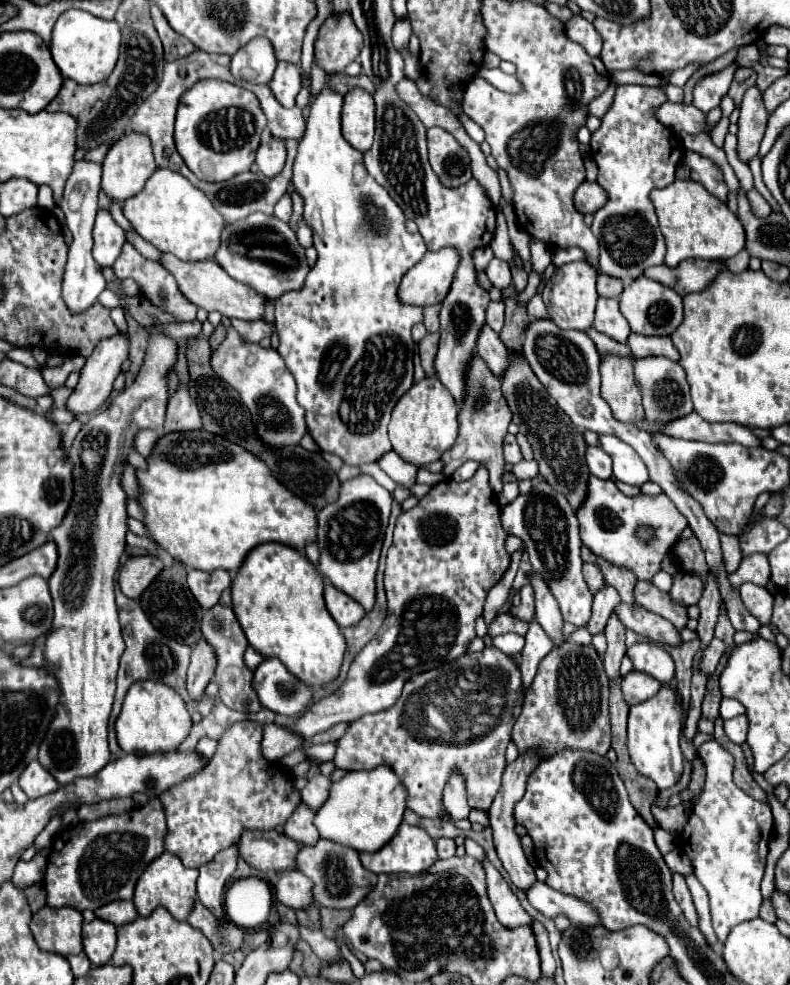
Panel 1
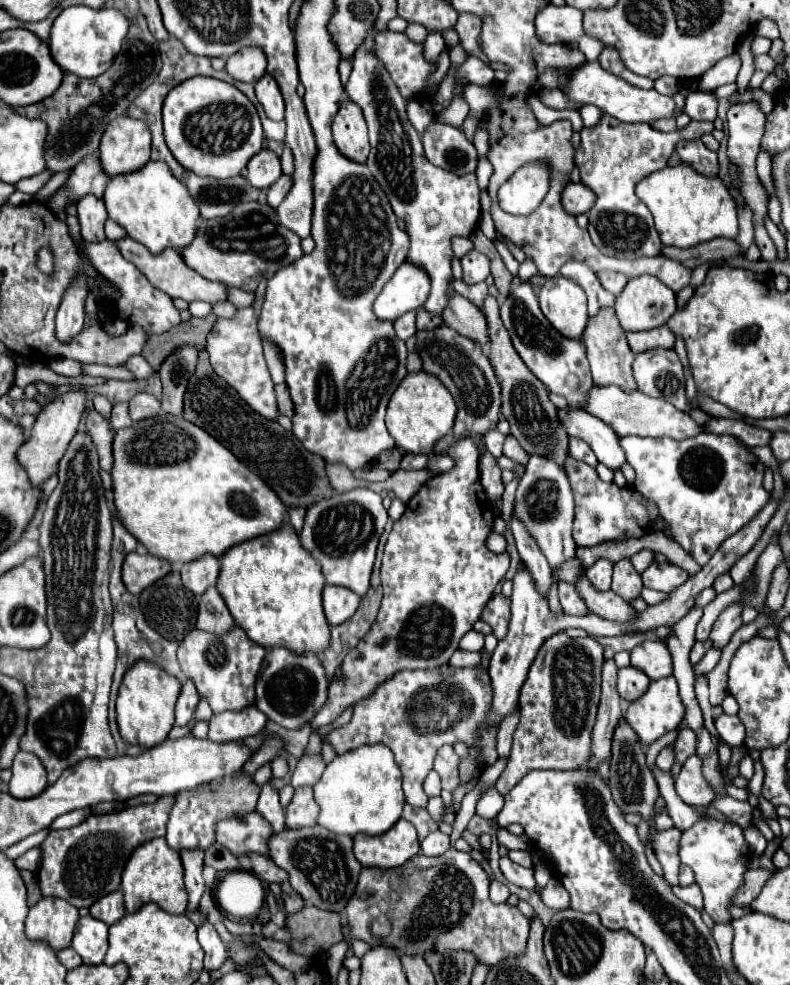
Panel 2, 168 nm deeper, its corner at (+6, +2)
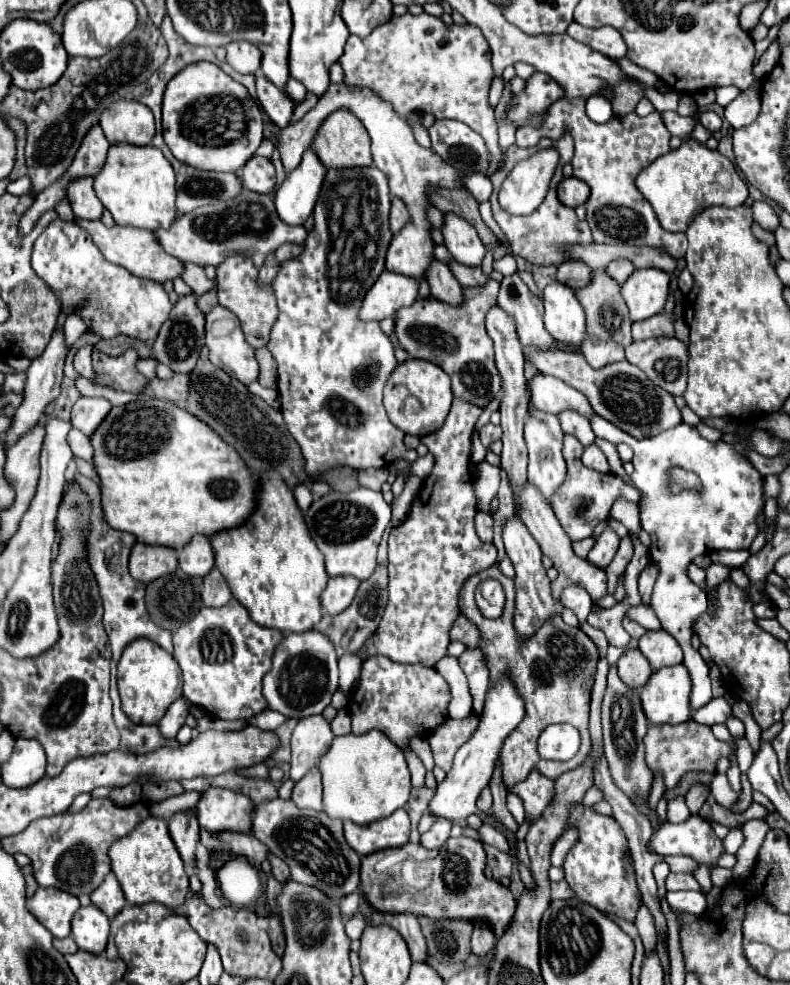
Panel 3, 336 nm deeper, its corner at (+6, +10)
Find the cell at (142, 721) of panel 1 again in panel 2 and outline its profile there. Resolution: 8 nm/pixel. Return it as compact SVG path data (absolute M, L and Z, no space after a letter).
M145 661L135 663L125 673L117 695L117 725L123 741L147 749L167 739L175 723L175 701L179 697L179 691L181 691L181 683L173 675Z

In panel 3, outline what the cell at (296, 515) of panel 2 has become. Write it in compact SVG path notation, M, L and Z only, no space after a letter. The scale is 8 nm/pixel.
M299 483L299 485L293 489L293 493L295 493L295 499L297 499L301 511L305 513L305 511L309 509L309 505L313 503L313 495L311 495L311 491L309 491L309 485L307 485L307 483Z

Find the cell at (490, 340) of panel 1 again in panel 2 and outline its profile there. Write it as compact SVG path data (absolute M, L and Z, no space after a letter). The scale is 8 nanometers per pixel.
M451 295L449 307L445 309L443 317L445 325L455 329L459 335L473 339L481 347L487 347L489 333L487 333L487 321L483 311L479 311L471 301L467 301L461 295Z

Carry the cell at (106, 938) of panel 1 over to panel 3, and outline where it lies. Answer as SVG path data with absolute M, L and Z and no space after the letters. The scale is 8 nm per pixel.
M93 905L79 907L71 925L71 935L79 949L95 955L101 955L105 951L109 937L109 919L101 909Z

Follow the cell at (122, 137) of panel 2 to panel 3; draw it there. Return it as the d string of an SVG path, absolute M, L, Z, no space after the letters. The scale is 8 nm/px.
M115 101L101 115L101 127L109 143L129 141L133 145L149 145L155 135L153 113L137 101Z

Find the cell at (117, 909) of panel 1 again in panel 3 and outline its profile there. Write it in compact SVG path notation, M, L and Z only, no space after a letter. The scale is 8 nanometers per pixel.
M109 873L109 875L103 879L103 883L91 893L91 901L93 901L93 905L99 907L109 919L113 919L113 917L127 905L125 895L123 895L123 891L121 891L121 887L119 887L119 883L117 883L117 879L115 879L113 873Z

